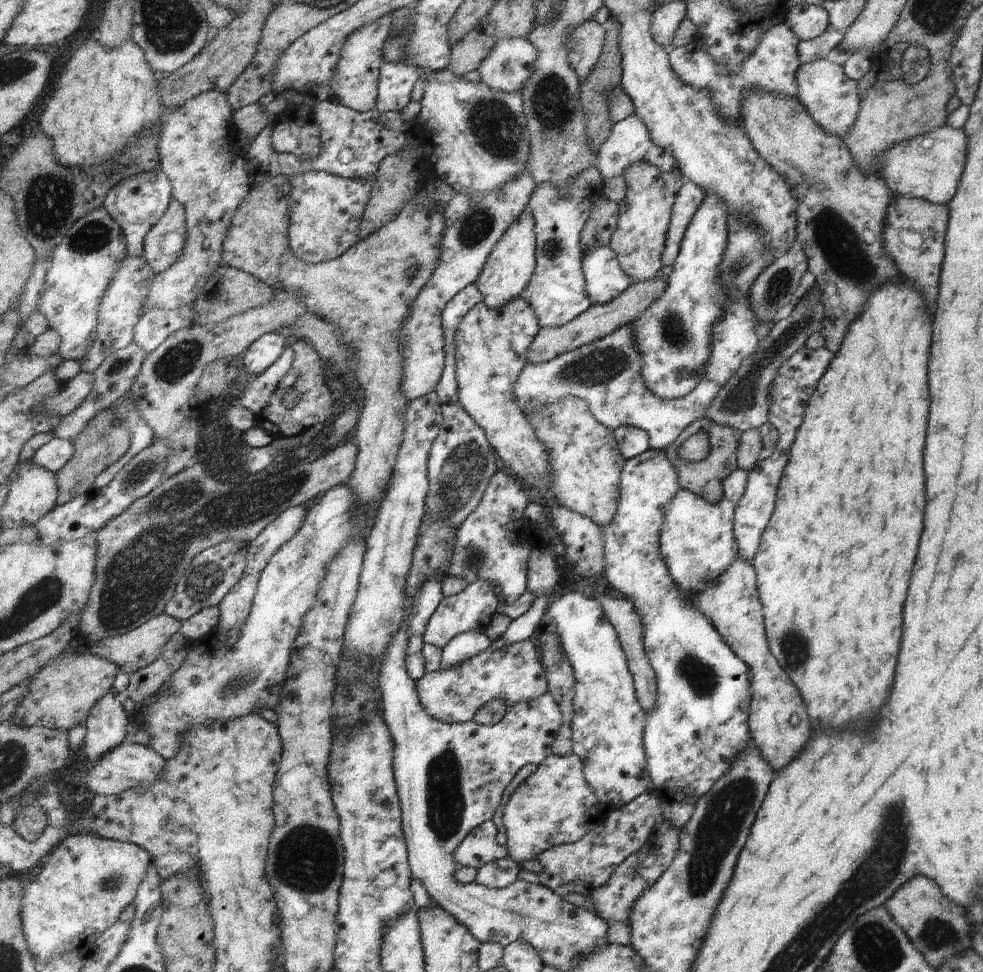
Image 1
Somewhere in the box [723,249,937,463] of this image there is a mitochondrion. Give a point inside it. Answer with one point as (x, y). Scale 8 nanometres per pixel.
(779, 286)

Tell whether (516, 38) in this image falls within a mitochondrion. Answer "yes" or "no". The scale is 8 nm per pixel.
no

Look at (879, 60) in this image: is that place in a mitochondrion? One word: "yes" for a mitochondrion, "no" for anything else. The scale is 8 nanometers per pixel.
no

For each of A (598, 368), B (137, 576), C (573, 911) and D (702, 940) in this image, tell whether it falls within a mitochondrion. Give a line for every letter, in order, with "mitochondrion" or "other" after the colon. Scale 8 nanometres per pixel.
A: mitochondrion
B: mitochondrion
C: other
D: other

